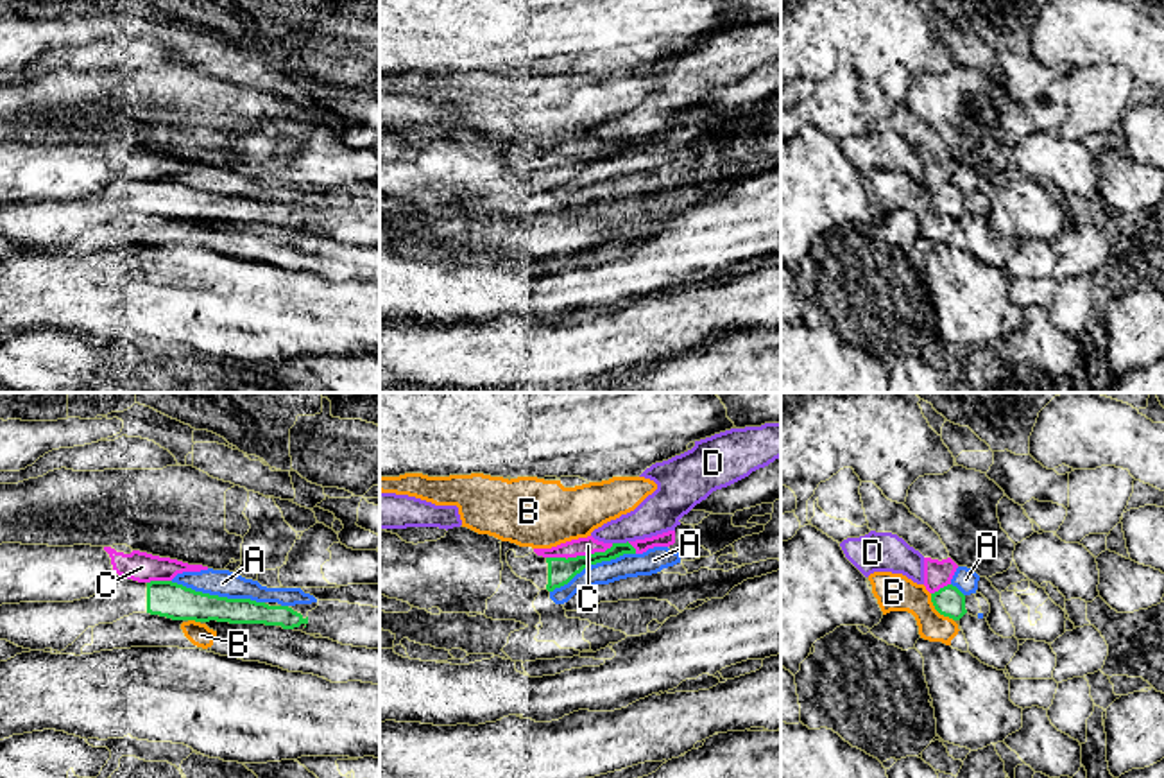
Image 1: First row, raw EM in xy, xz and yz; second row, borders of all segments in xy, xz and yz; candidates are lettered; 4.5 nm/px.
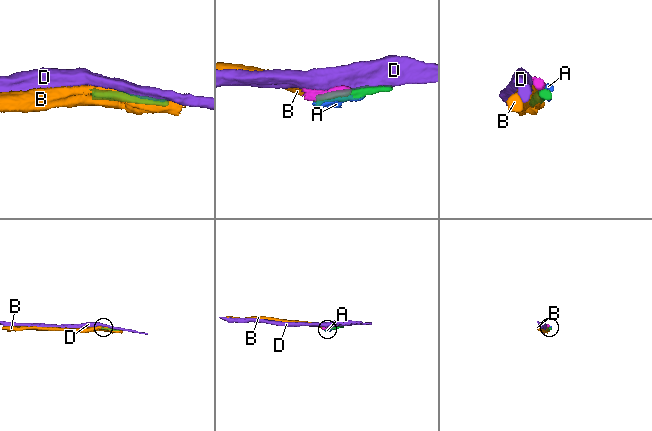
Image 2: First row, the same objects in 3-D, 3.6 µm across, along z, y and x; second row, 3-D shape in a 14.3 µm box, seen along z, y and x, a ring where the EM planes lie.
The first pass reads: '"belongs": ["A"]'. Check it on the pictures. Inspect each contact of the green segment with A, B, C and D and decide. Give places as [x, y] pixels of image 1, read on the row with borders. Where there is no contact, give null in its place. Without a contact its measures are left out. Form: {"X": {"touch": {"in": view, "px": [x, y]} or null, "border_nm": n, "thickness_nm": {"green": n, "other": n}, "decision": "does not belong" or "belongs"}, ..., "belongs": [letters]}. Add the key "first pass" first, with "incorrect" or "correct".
{"first pass": "incorrect", "A": {"touch": {"in": "xy", "px": [217, 596]}, "border_nm": 440, "thickness_nm": {"green": 160, "other": 120}, "decision": "does not belong"}, "B": {"touch": {"in": "yz", "px": [937, 610]}, "border_nm": 170, "thickness_nm": {"green": 140, "other": 170}, "decision": "does not belong"}, "C": {"touch": {"in": "xz", "px": [579, 556]}, "border_nm": 320, "thickness_nm": {"green": 120, "other": 80}, "decision": "does not belong"}, "D": {"touch": {"in": "xz", "px": [620, 544]}, "border_nm": 70, "thickness_nm": {"green": 90, "other": 180}, "decision": "does not belong"}, "belongs": []}

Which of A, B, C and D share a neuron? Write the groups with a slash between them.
A C / B / D

